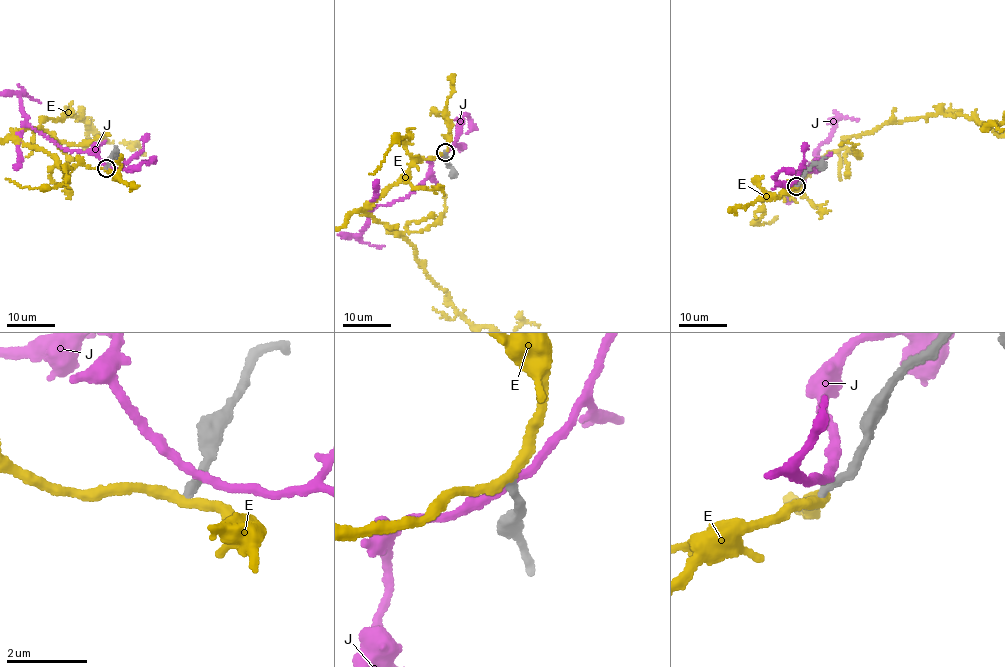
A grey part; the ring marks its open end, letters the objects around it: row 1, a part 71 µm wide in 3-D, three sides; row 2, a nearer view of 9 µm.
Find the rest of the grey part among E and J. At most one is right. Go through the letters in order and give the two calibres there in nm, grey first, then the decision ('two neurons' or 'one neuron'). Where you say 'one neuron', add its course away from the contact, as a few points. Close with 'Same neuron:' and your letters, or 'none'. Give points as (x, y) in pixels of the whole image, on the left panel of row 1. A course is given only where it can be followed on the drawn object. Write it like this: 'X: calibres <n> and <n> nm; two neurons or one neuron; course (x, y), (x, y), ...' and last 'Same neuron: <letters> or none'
E: calibres 220 and 240 nm; two neurons
J: calibres 280 and 200 nm; two neurons
Same neuron: none

